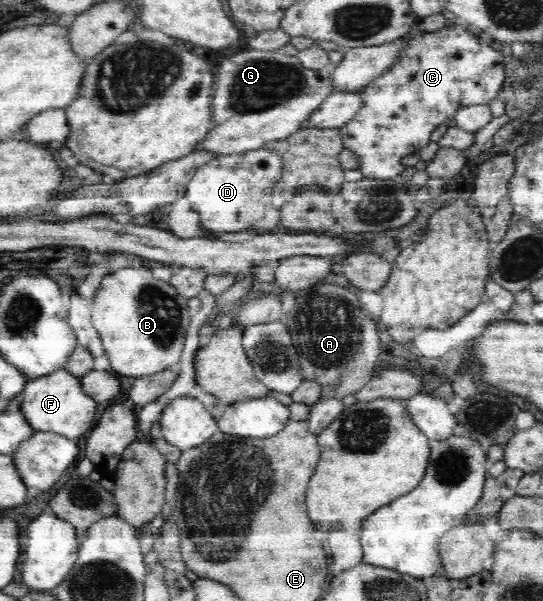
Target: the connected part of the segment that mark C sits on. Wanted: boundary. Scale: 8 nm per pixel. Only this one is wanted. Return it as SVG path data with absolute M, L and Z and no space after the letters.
M454 24L410 38L394 68L377 76L361 89L364 95L362 108L350 122L339 128L344 148L358 155L358 170L364 177L372 180L395 180L406 186L408 182L405 183L400 177L406 168L400 160L404 156L420 152L430 142L436 126L452 120L460 108L490 104L509 81L504 63L504 56L500 51L478 40L477 34L471 29L463 29Z

